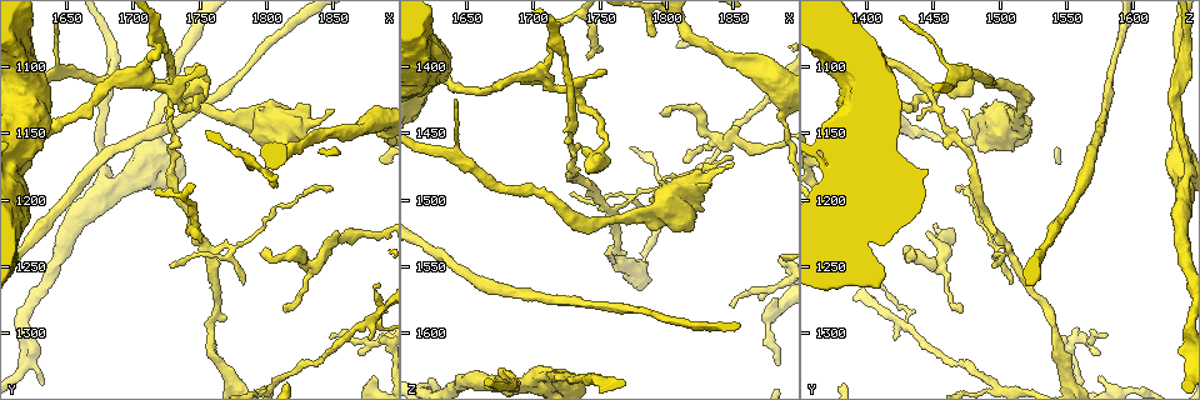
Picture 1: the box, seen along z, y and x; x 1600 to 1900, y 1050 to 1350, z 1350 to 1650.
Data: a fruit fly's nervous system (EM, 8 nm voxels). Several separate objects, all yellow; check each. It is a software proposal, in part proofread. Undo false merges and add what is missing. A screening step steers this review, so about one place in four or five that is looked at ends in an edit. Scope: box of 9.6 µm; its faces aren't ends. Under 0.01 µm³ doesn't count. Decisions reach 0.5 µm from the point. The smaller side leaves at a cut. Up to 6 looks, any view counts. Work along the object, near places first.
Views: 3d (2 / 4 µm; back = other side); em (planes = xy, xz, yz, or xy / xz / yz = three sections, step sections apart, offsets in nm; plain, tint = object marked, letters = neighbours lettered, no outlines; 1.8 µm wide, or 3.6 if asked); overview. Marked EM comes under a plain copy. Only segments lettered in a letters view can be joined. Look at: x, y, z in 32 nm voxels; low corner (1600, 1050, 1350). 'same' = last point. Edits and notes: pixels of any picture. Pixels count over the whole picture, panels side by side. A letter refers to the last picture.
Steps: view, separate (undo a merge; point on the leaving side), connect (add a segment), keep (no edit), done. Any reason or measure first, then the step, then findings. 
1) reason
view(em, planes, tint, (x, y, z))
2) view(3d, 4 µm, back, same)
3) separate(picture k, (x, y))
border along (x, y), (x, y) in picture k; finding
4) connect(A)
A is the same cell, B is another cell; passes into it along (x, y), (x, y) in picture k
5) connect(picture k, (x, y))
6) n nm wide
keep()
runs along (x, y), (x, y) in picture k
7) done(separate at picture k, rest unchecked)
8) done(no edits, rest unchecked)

sharp bend
view(3d, 2 µm, back, (1720, 1082, 1380))

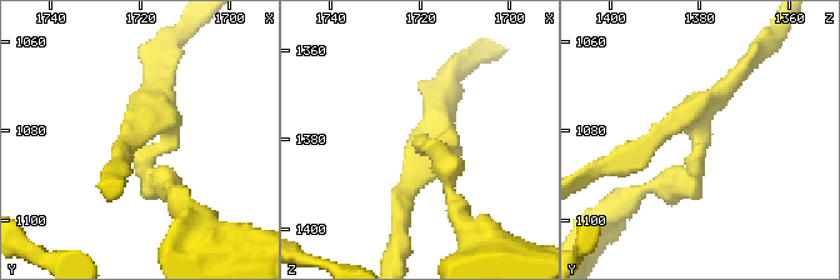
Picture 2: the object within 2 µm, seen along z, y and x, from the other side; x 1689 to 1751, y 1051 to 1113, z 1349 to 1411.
now the EM
view(em, 3.6 µm, planes, letters, (1718, 1084, 1380))

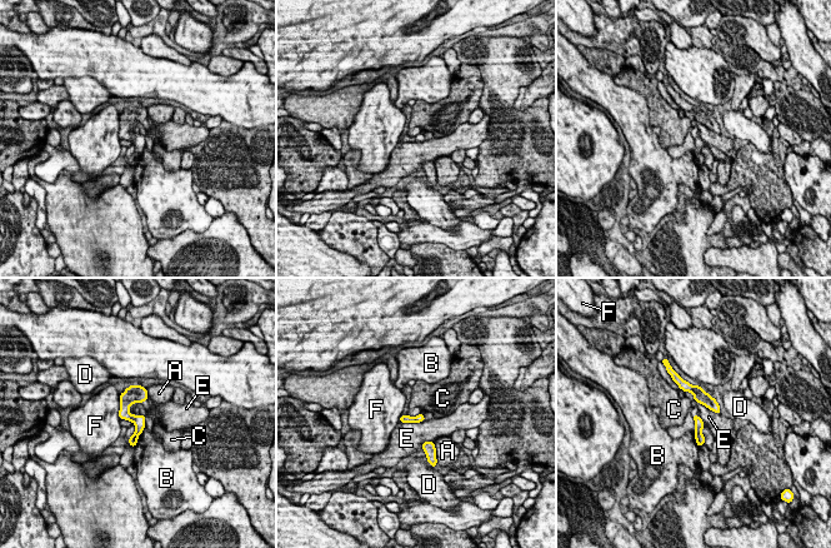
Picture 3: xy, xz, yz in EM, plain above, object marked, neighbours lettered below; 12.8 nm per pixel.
separate(picture 3, (699, 424))
A, B, C, D, E and F are other cells; the part that leaves runs along (422, 418), (401, 419) in picture 3; two cells meet here

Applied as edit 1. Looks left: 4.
tapers out
view(em, xz, step 8, letters, (1814, 1284, 1470))

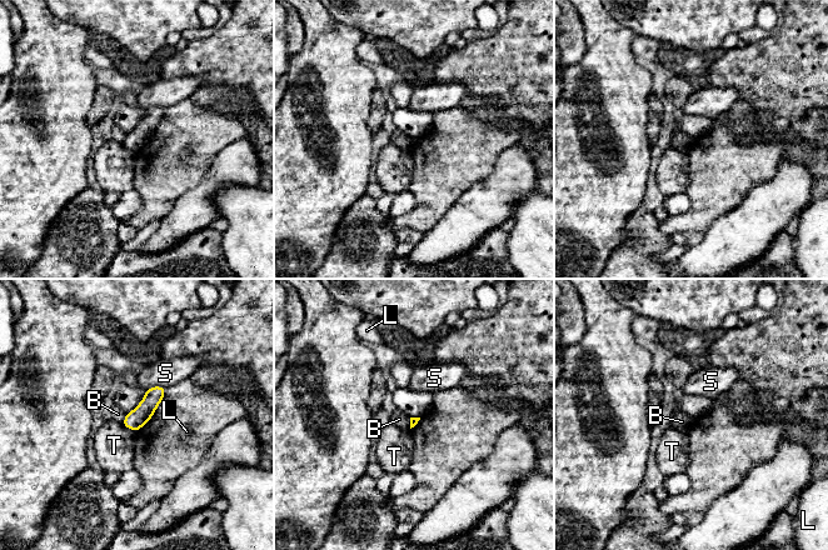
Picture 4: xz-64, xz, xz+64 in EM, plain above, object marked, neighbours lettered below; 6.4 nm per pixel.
keep()
B, L, S and T are other cells; border along (126, 414), (121, 423) in picture 4; no lettered segment goes on from it

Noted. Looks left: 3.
redraw
view(overview)

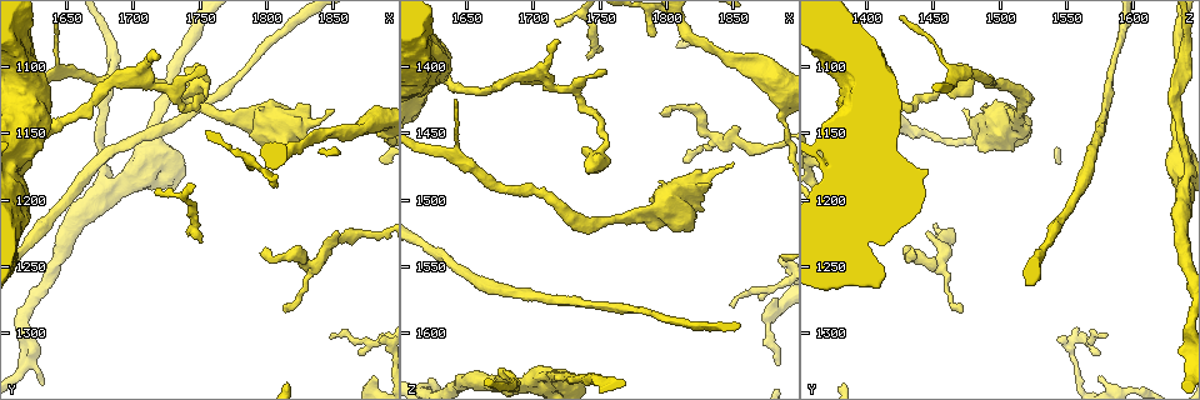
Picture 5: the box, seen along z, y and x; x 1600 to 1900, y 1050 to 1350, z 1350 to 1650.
free end
view(em, 3.6 µm, planes, letters, (1852, 1222, 1446))

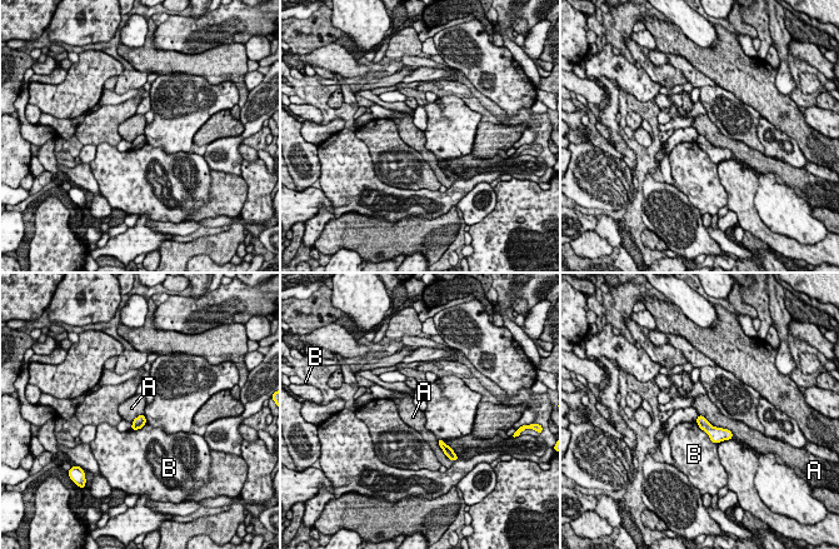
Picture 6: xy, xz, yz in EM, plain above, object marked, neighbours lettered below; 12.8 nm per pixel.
A touches over 550 nm
keep()
A and B are other cells; border along (699, 414), (733, 437) in picture 6; no lettered segment goes on from it

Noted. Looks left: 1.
done(separate at picture 3, rest unchecked)

